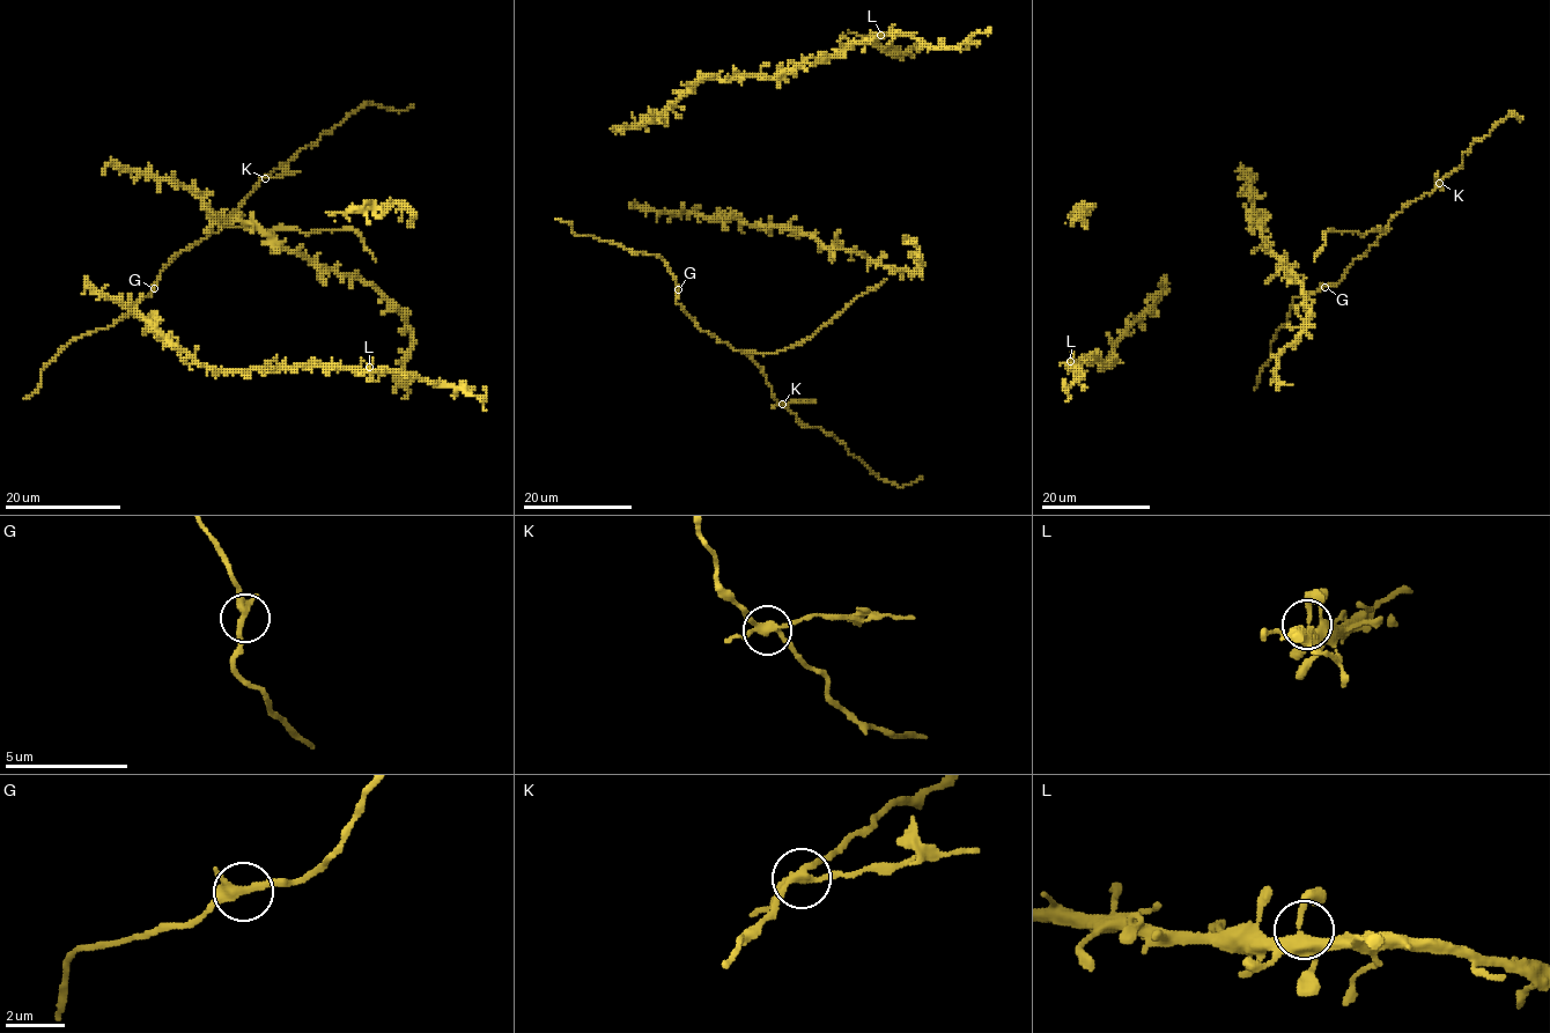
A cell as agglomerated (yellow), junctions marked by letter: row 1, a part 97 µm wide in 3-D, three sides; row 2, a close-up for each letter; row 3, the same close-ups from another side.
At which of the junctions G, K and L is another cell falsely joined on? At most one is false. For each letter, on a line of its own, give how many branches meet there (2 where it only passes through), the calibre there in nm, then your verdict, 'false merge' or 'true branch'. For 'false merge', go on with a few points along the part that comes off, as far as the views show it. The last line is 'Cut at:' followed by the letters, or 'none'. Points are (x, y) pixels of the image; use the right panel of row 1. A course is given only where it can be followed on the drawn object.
G: branches 3; calibre 280 nm; true branch
K: branches 4; calibre 260 nm; false merge
L: branches 4; calibre 380 nm; true branch
Cut at: K

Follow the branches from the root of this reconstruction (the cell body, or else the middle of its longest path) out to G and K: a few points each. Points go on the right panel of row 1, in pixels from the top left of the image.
G: (1292, 308), (1294, 297), (1325, 287)
K: (1292, 308), (1294, 297), (1336, 283), (1353, 260), (1378, 242), (1396, 214), (1440, 183)

